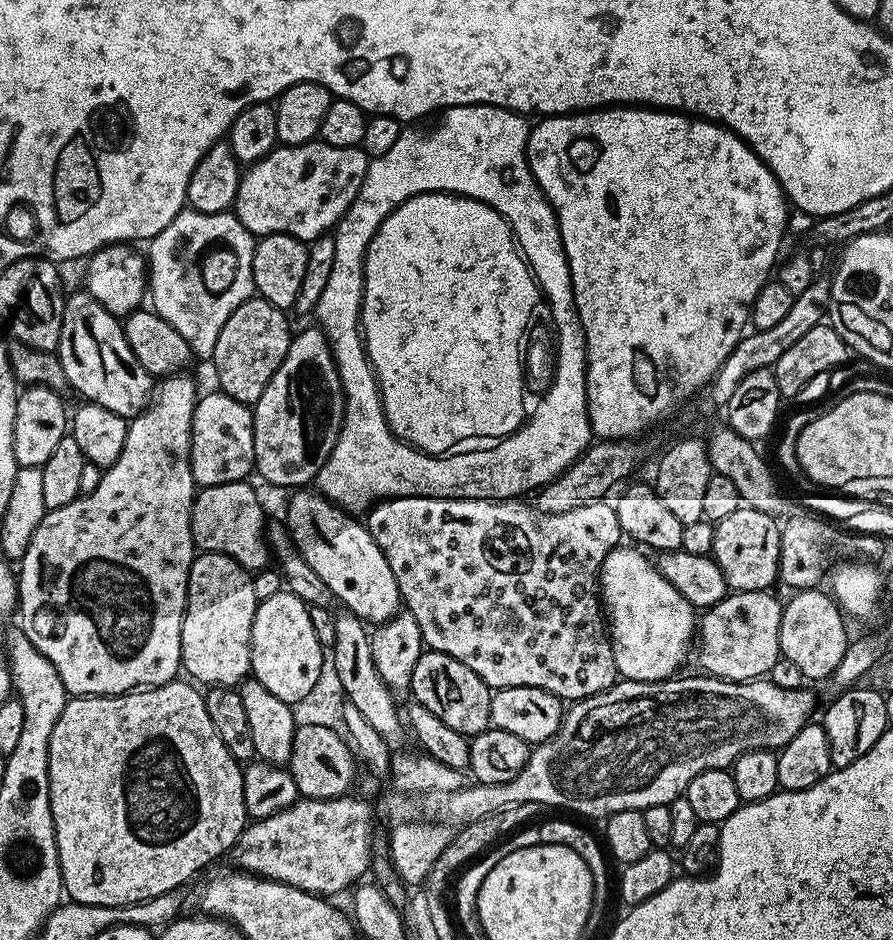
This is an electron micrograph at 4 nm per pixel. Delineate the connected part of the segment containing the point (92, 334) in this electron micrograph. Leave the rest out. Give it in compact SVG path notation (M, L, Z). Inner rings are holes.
M80 290L64 301L64 325L58 349L67 387L73 388L89 404L106 406L114 414L131 418L149 407L154 396L154 378L134 358L126 342L124 325L116 313L106 310L87 290Z

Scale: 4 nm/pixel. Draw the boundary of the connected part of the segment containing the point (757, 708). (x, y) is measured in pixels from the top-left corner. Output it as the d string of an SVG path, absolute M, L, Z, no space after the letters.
M699 674L700 676L684 675L677 675L671 680L655 680L654 682L620 678L602 694L594 694L584 700L575 701L565 711L564 721L560 723L560 729L548 740L543 740L541 744L535 745L529 751L526 766L522 766L522 774L518 774L518 778L510 778L510 782L502 782L501 784L468 782L460 789L443 793L437 799L440 801L436 804L436 812L441 816L439 819L452 826L463 826L474 822L478 818L486 818L490 814L501 812L504 808L513 808L515 804L525 804L526 802L534 802L537 806L549 804L552 808L569 808L572 812L581 812L584 816L600 816L599 818L613 816L618 810L634 810L635 808L643 810L659 804L669 805L674 798L687 793L690 782L694 782L694 778L698 778L698 774L702 774L711 768L731 769L736 759L747 752L785 748L790 742L790 738L794 738L794 734L798 734L798 730L802 730L813 719L812 711L816 708L816 696L811 692L811 687L805 686L794 690L782 690L782 686L774 686L774 682L767 678L741 682L739 680L720 680L717 676L707 674Z

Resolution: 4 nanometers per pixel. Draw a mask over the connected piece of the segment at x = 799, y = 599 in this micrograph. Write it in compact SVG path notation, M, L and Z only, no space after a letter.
M819 587L805 588L796 590L791 593L792 596L786 600L784 604L784 613L782 614L782 626L780 627L780 655L785 660L794 662L794 666L798 666L798 670L802 670L805 681L812 680L827 681L834 674L834 670L838 667L838 662L842 662L842 654L846 654L850 643L850 635L848 636L848 628L844 625L846 621L845 613L839 604L827 591L820 592Z

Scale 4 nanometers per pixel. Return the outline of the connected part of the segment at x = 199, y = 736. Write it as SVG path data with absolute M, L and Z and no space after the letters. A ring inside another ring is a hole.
M177 678L169 684L159 684L156 688L123 692L120 696L72 696L62 710L54 726L54 734L50 734L48 793L58 846L60 873L64 892L69 901L121 908L124 904L137 904L143 900L158 898L158 894L183 889L185 887L183 884L195 872L202 871L207 864L214 863L219 856L227 857L249 823L250 817L244 801L244 773L241 765L231 756L230 750L226 748L226 742L219 737L214 723L211 722L204 701L205 693L195 683L183 679Z

